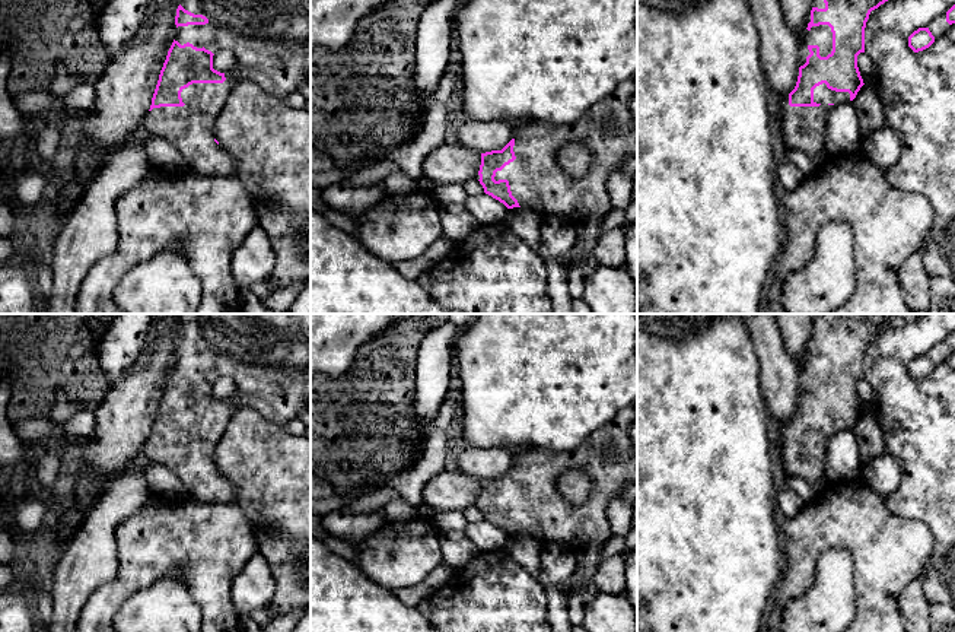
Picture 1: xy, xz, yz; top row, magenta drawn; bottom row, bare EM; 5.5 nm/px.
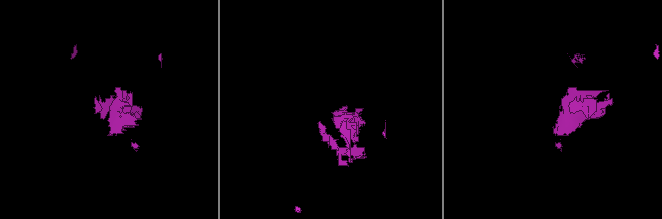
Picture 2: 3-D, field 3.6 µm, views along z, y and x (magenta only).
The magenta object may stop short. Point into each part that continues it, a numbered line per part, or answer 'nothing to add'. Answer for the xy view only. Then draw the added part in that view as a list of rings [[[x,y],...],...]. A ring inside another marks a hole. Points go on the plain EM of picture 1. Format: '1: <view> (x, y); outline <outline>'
1: xy (269, 355); outline [[[181,314],[181,333],[208,346],[206,352],[178,353],[175,368],[181,372],[190,369],[213,381],[230,377],[236,382],[235,394],[225,400],[223,410],[192,410],[182,416],[184,433],[153,435],[144,444],[147,458],[171,469],[184,483],[190,495],[210,504],[235,502],[235,488],[214,469],[213,452],[223,436],[227,423],[242,407],[257,410],[267,420],[284,426],[296,419],[305,407],[311,407],[311,314]]]

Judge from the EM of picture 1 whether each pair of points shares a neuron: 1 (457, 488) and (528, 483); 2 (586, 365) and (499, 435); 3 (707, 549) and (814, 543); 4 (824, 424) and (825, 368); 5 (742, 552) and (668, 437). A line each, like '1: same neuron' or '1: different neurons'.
1: different neurons
2: same neuron
3: different neurons
4: same neuron
5: same neuron

